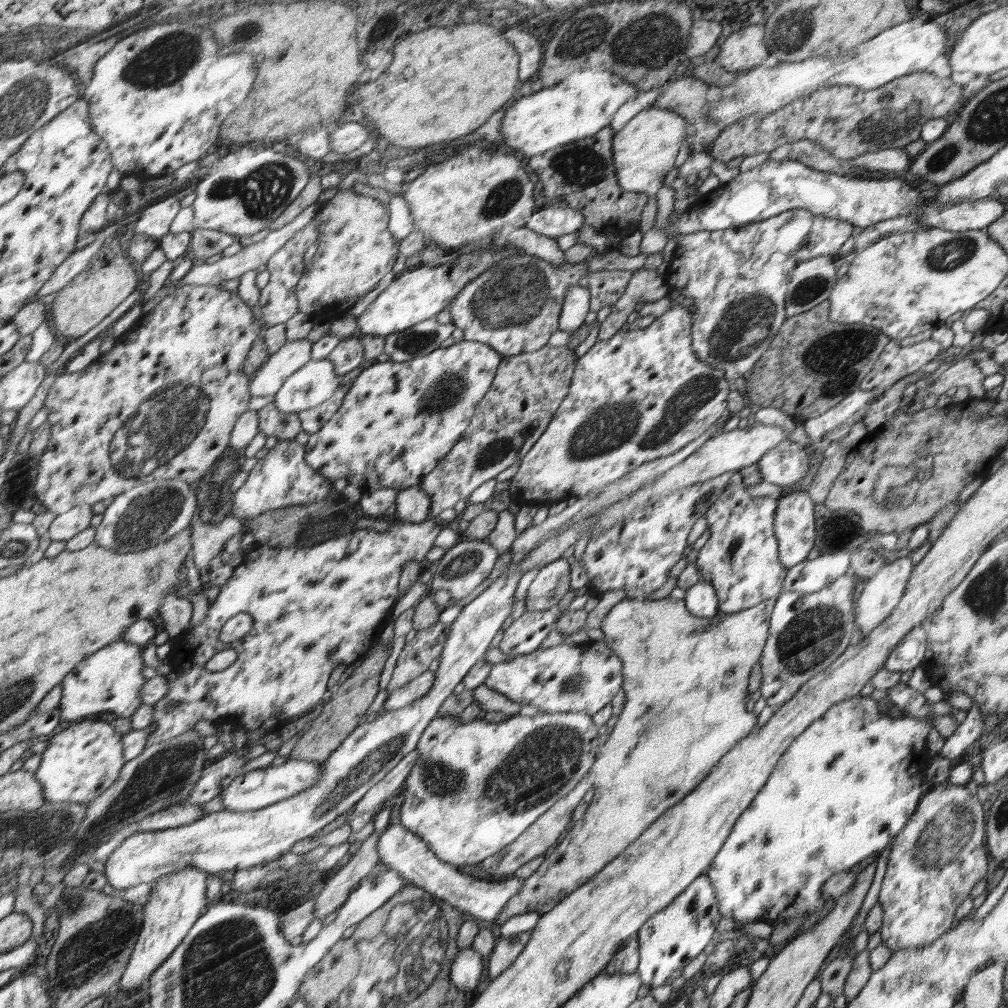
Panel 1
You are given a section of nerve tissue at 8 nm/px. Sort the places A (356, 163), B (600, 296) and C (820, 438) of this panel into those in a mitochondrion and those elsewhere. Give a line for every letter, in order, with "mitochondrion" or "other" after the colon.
A: other
B: other
C: other

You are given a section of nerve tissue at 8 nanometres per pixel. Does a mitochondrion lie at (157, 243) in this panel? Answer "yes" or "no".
no

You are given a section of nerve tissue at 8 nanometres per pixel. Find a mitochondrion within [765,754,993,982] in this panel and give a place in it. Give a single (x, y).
(951, 829)

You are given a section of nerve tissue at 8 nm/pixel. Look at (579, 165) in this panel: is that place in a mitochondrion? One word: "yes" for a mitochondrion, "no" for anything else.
yes

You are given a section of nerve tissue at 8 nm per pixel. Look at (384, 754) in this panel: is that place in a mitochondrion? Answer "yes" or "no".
yes

